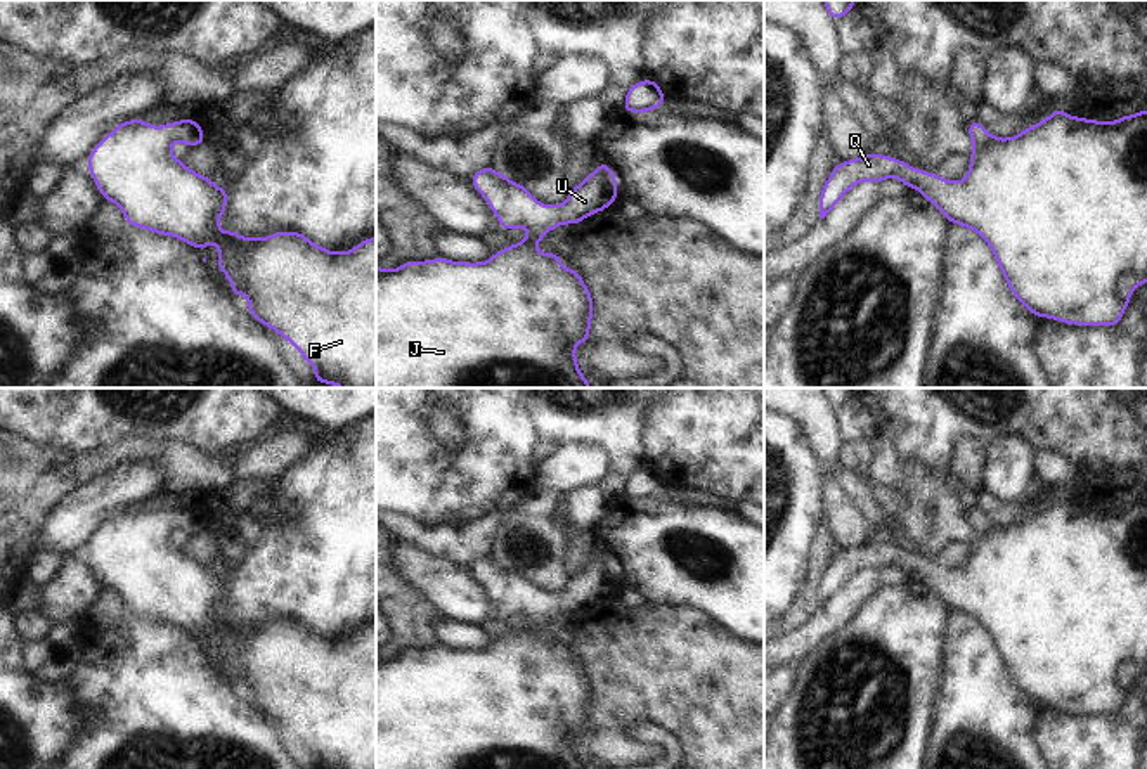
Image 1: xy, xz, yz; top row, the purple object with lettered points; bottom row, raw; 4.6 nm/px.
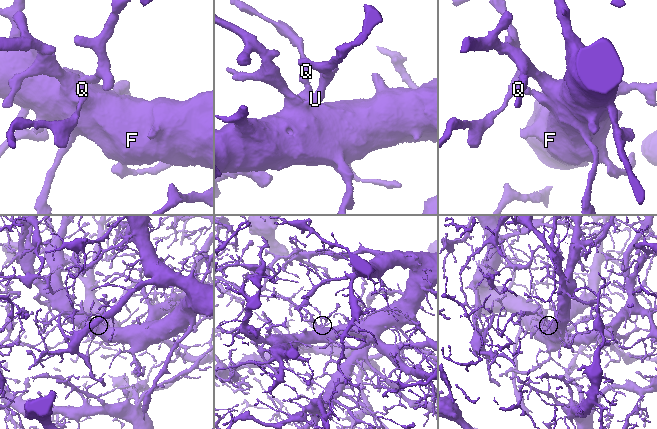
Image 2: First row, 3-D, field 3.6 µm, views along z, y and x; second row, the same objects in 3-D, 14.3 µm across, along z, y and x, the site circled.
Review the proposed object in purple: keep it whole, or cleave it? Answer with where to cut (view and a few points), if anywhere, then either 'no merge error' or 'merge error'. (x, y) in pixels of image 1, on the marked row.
no cut | no merge error

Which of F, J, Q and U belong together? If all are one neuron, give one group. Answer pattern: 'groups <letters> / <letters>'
groups F J Q U

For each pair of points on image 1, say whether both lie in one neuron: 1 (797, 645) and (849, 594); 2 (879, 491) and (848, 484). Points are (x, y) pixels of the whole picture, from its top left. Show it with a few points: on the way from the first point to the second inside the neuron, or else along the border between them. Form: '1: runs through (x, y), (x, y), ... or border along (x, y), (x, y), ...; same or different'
1: runs through (811, 634), (837, 608); same
2: border along (851, 477), (865, 487), (867, 494), (889, 516); different

